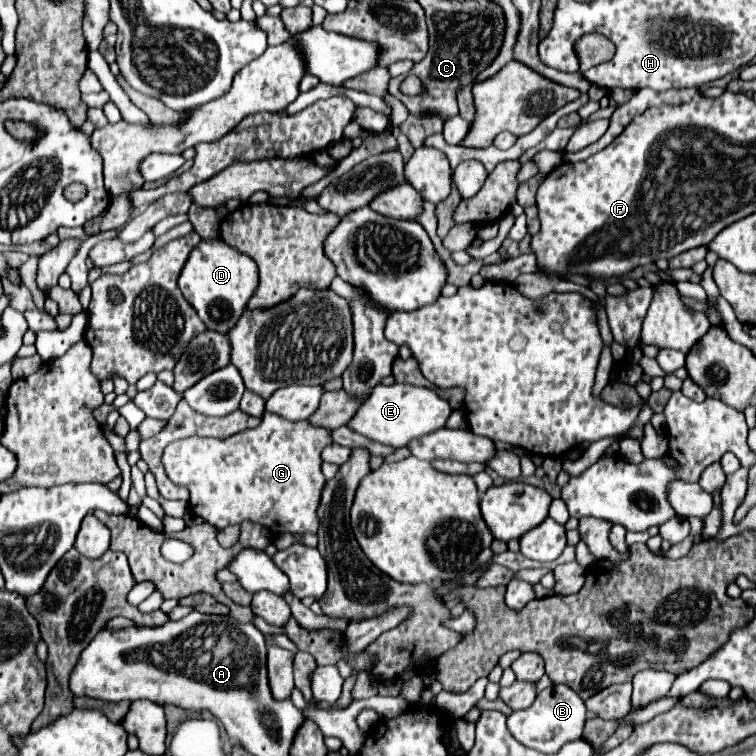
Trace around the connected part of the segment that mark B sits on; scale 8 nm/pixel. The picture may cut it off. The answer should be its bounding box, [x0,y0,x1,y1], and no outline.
[507,686,587,754]

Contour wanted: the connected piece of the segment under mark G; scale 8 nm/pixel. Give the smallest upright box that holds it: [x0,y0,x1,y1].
[163,412,333,534]

